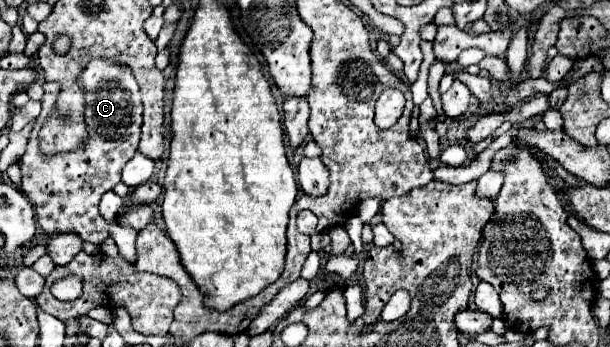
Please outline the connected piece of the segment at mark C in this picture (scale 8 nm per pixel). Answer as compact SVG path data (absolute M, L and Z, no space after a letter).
M93 59L85 65L85 69L81 71L81 79L79 79L79 87L85 89L85 125L89 131L89 139L81 149L75 151L67 151L67 153L57 153L53 157L45 155L39 149L39 129L41 125L47 121L53 103L57 101L59 95L59 86L56 82L43 83L43 111L35 121L35 127L31 131L31 139L27 145L25 155L19 161L21 173L23 173L23 181L21 181L21 191L33 201L35 207L35 215L37 215L37 223L45 233L75 233L79 235L83 241L91 241L95 245L99 245L101 241L105 241L109 237L107 233L107 221L99 215L99 199L105 191L111 191L119 181L121 181L121 171L125 167L125 163L135 155L137 145L139 145L139 135L141 135L141 93L139 93L139 85L133 77L133 71L127 65L117 65L109 59Z

